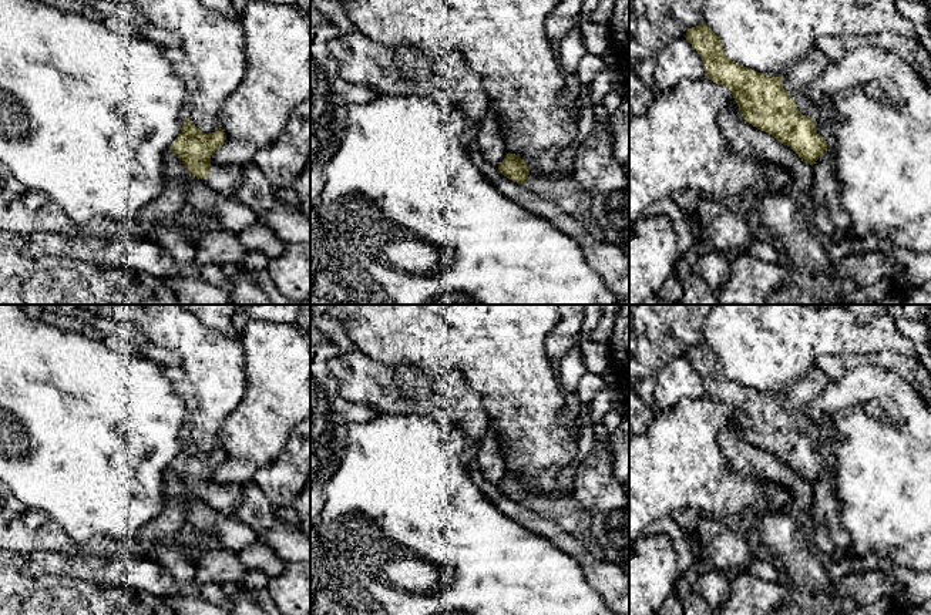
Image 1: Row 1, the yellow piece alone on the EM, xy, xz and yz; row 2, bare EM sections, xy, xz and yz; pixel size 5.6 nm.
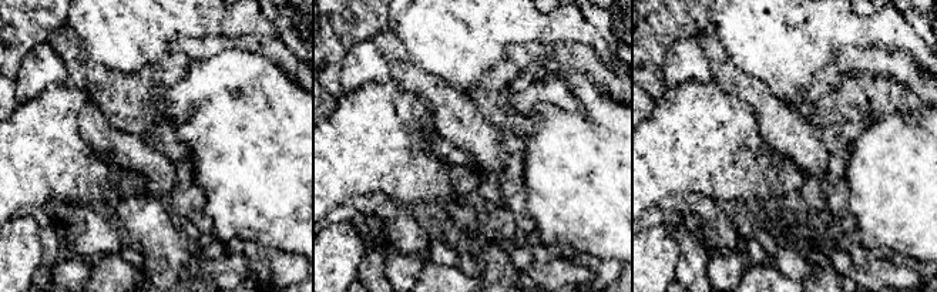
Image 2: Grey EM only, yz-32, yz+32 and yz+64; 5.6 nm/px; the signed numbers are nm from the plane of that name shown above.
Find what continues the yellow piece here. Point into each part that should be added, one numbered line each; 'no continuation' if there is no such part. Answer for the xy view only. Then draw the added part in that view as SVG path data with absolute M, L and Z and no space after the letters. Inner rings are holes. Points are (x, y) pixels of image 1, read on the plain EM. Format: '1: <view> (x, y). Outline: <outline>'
1: xy (224, 498). Outline: M211 481L209 493L202 498L208 505L223 515L233 515L242 497L236 493L238 484L223 485Z

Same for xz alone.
1: xz (568, 513). Outline: M530 491L528 497L521 504L540 515L552 520L564 531L581 541L588 552L599 559L605 559L598 541L589 530L589 512L572 495L537 495Z

